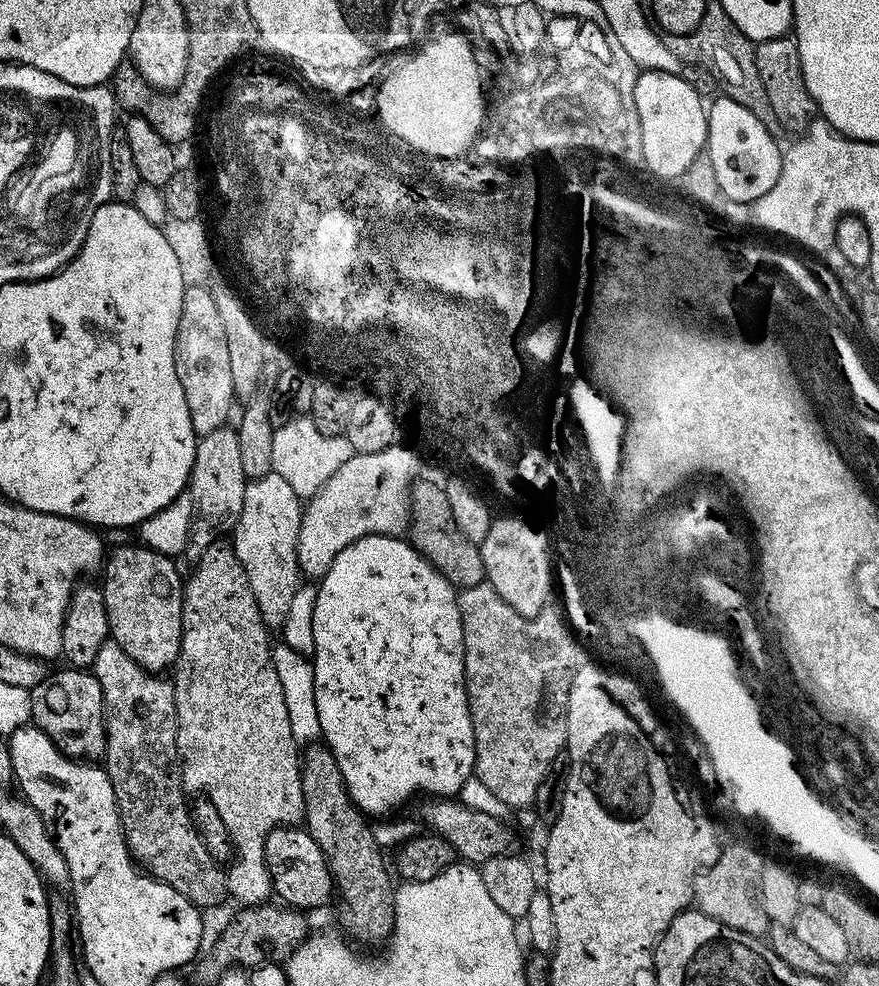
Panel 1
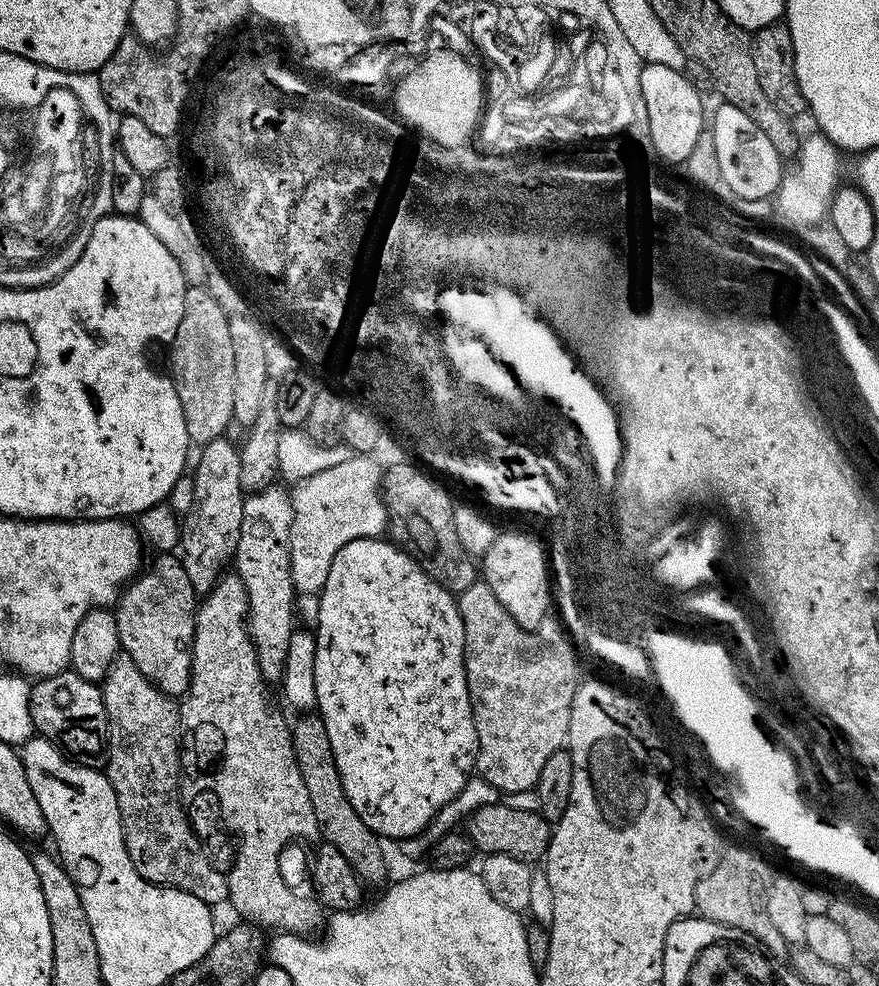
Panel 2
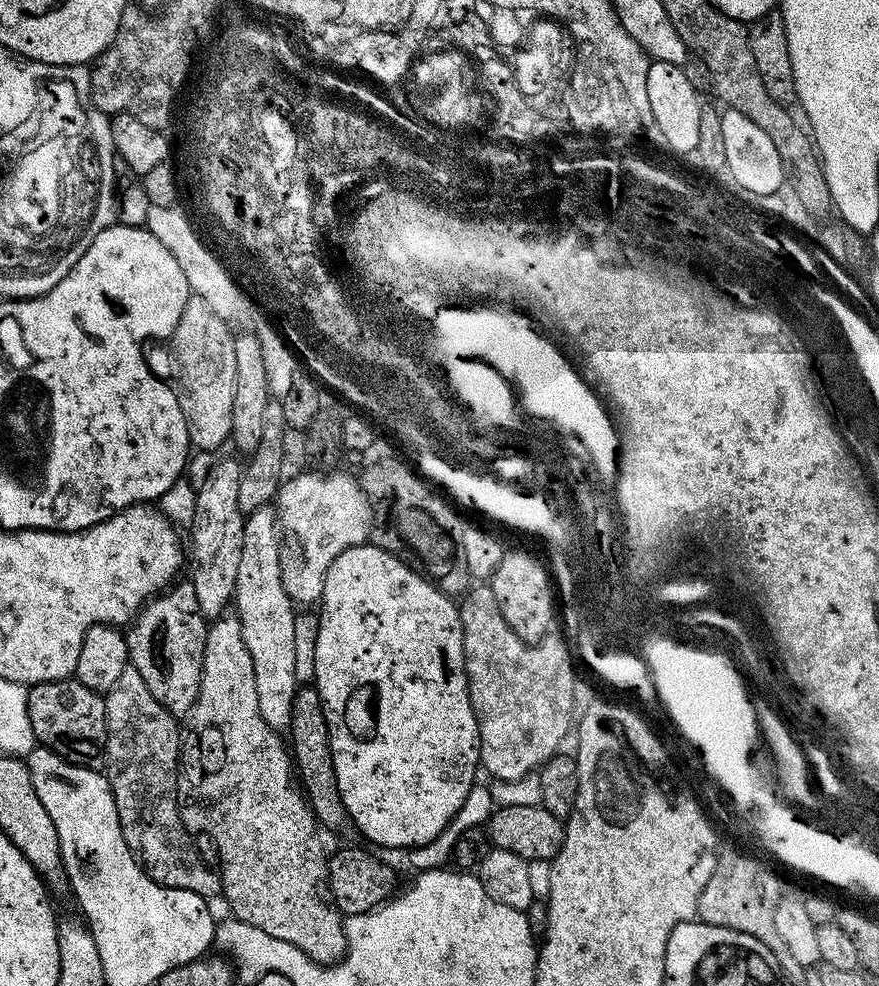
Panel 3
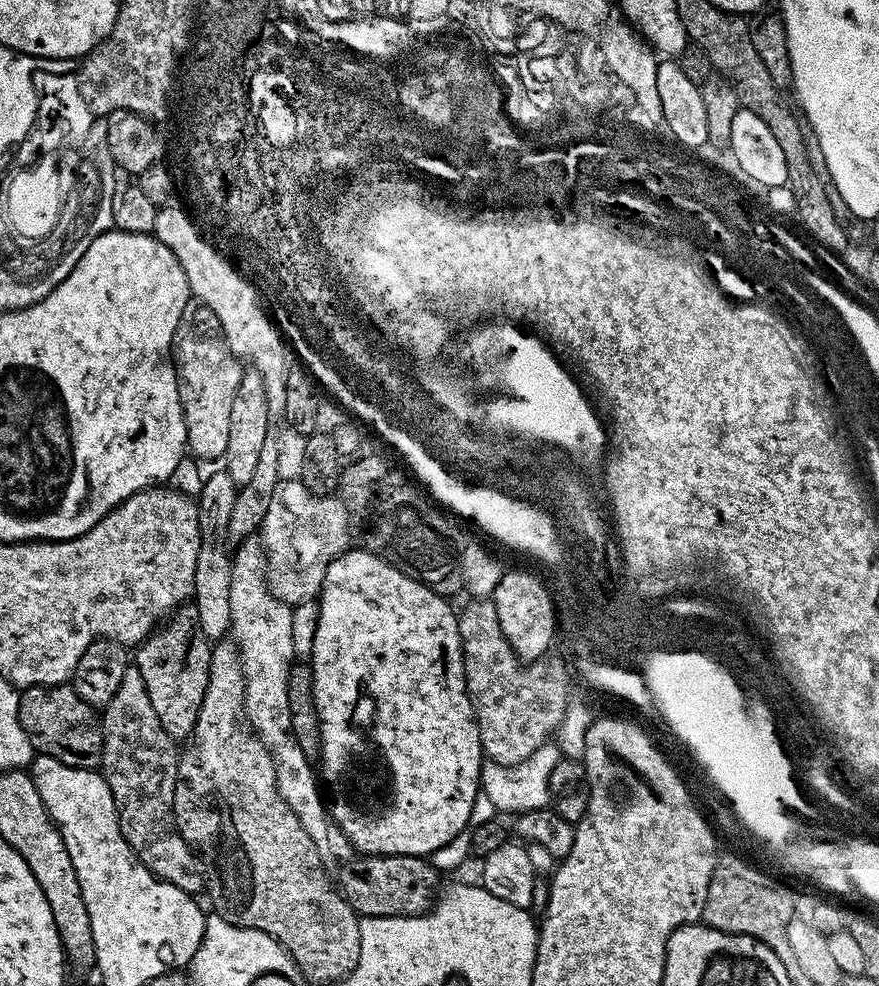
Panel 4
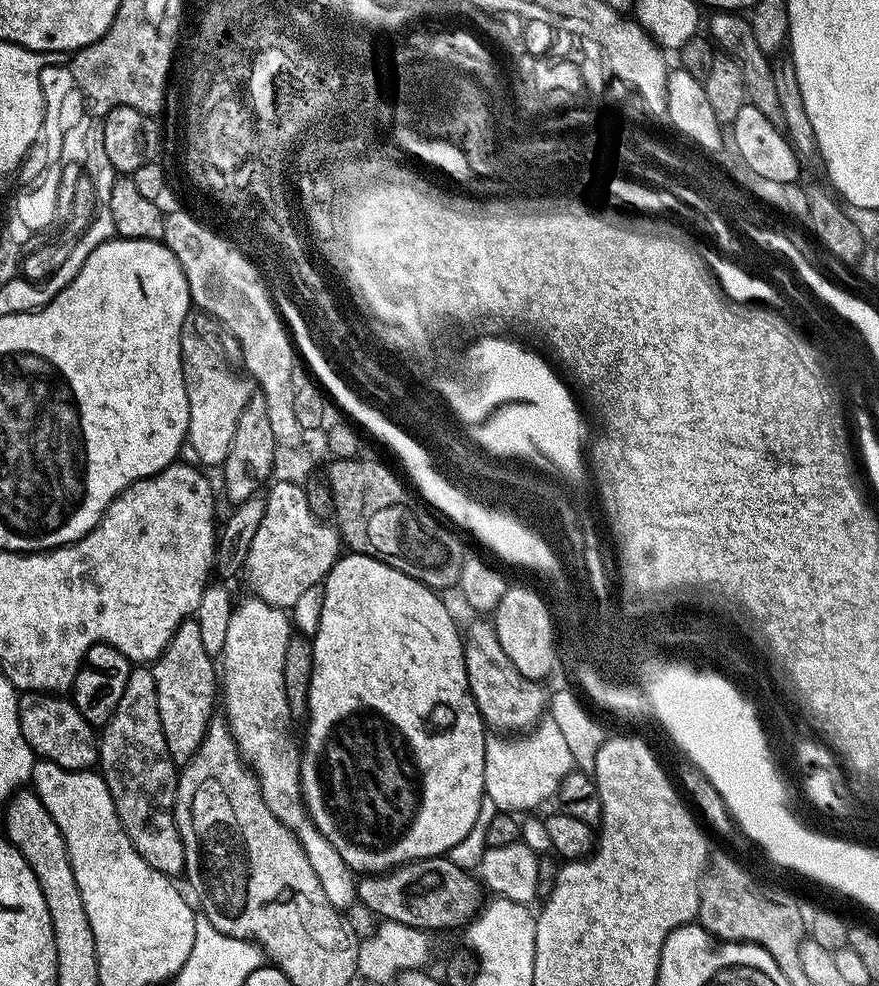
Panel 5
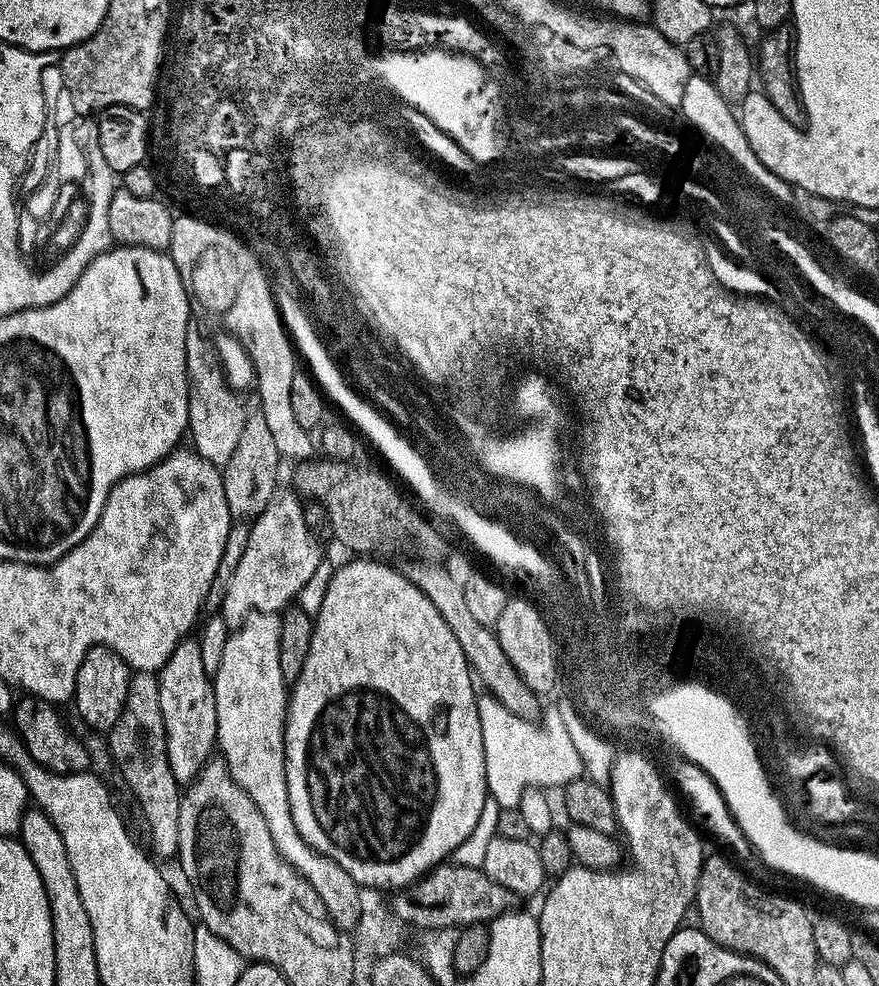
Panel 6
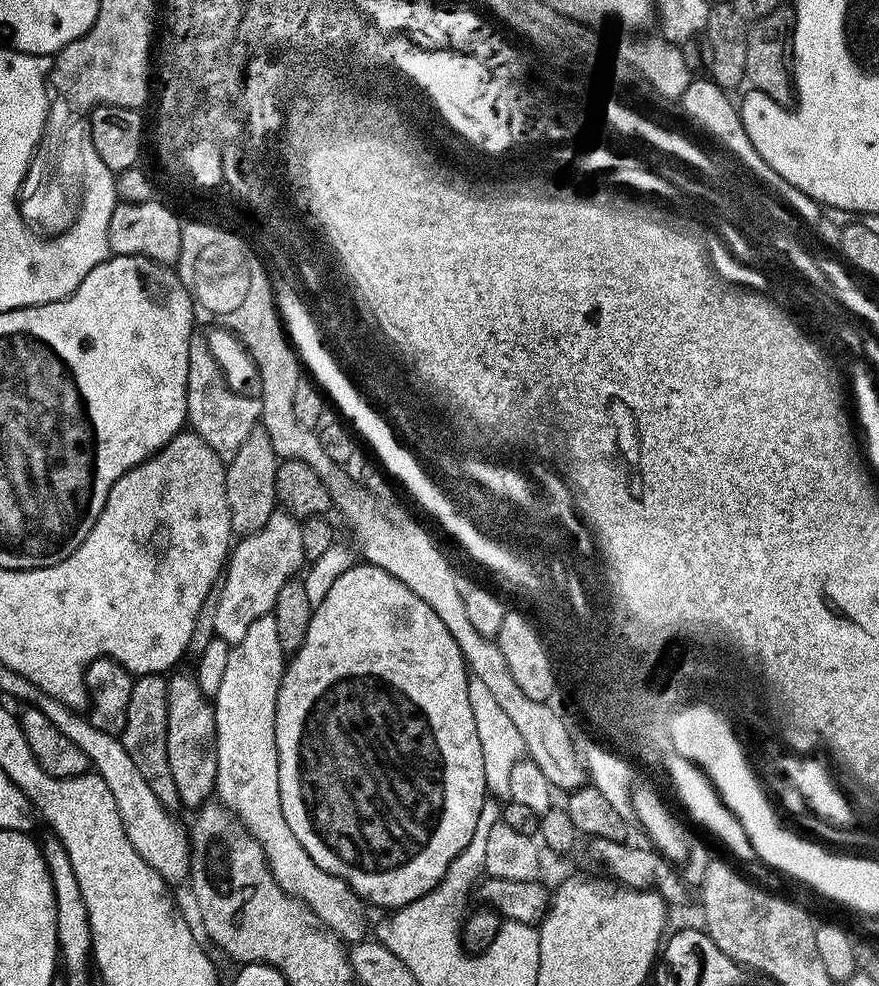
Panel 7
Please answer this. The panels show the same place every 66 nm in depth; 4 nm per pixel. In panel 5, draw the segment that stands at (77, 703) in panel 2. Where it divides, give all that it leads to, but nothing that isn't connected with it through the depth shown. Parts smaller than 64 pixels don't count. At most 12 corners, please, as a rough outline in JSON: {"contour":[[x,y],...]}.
{"contour":[[67,695],[17,699],[22,738],[68,772],[97,767],[98,736]]}

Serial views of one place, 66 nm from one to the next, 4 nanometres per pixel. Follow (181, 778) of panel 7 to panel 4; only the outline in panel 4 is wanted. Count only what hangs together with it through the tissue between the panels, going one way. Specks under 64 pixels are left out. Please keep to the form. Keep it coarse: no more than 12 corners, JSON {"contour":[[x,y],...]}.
{"contour":[[195,603],[134,648],[162,730],[187,741],[212,644]]}

